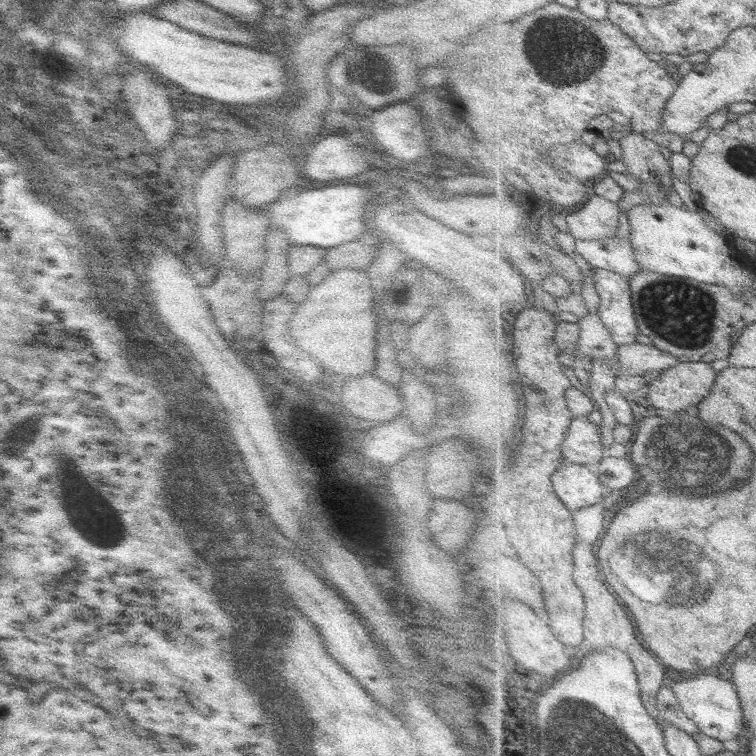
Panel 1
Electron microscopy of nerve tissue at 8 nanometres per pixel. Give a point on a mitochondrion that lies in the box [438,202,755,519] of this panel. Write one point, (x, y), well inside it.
(663, 444)

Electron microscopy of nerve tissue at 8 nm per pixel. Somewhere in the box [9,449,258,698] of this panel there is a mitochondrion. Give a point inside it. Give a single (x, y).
(96, 521)

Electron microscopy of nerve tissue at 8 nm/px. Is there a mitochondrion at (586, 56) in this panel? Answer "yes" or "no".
yes

